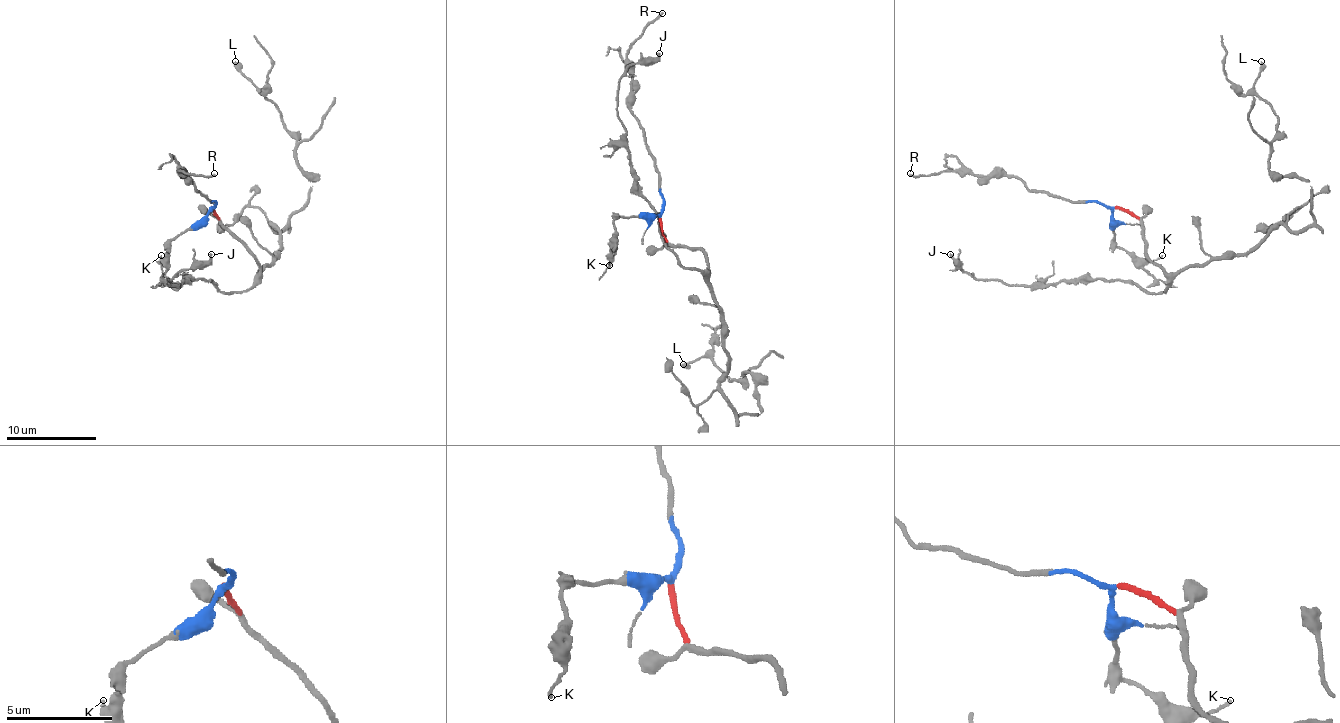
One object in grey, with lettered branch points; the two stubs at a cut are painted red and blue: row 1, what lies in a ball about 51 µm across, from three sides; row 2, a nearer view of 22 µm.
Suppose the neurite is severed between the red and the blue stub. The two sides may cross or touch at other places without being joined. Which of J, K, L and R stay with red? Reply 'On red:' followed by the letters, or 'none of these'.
On red: J, L

